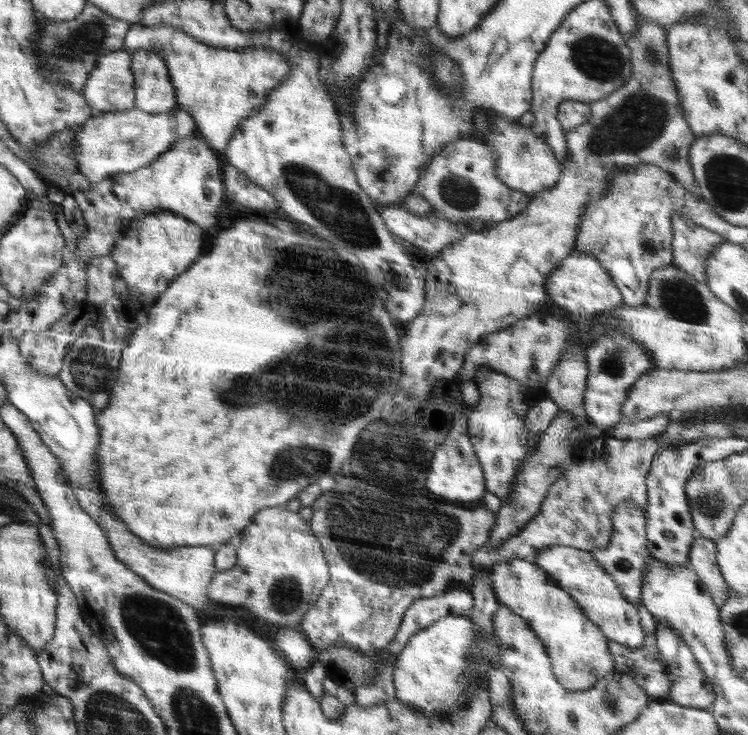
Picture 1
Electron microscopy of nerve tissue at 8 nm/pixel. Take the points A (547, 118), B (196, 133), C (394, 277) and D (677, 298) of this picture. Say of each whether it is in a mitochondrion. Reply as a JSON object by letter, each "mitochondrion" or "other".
{"A":"other","B":"other","C":"other","D":"mitochondrion"}

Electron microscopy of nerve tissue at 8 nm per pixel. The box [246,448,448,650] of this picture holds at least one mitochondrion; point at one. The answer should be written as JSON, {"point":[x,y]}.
{"point":[287,594]}

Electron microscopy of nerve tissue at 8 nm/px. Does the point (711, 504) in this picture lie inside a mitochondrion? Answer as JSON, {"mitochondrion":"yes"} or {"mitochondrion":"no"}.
{"mitochondrion":"yes"}

